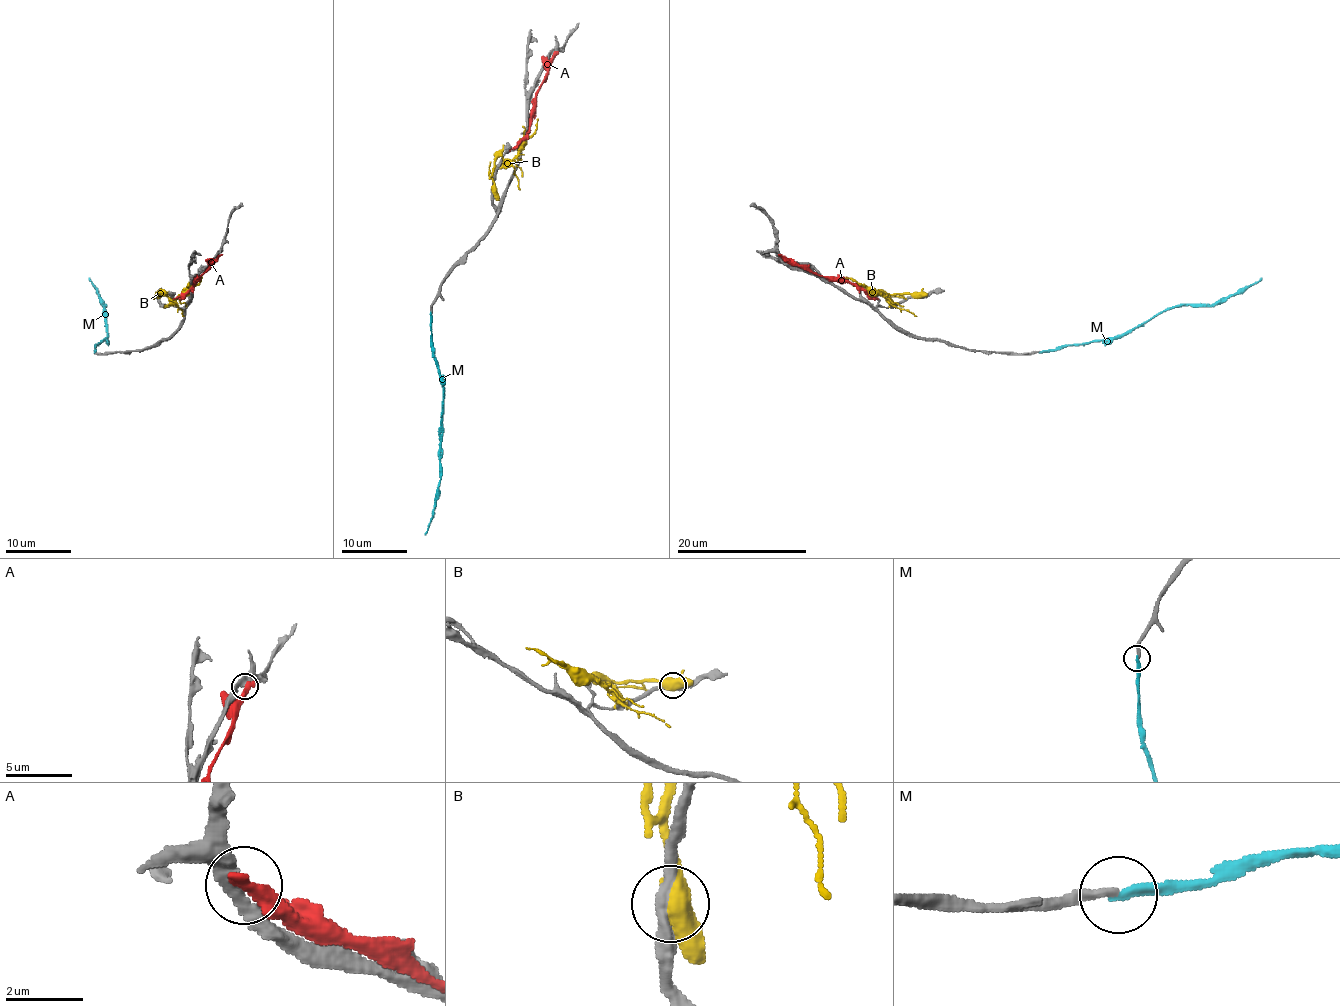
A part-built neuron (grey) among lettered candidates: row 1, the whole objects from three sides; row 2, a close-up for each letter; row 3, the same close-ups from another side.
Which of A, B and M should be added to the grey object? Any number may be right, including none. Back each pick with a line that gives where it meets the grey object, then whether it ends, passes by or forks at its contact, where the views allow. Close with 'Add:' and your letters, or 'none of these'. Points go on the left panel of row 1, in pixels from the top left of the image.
M: meets grey at (94, 352); it ends there
Add: M

